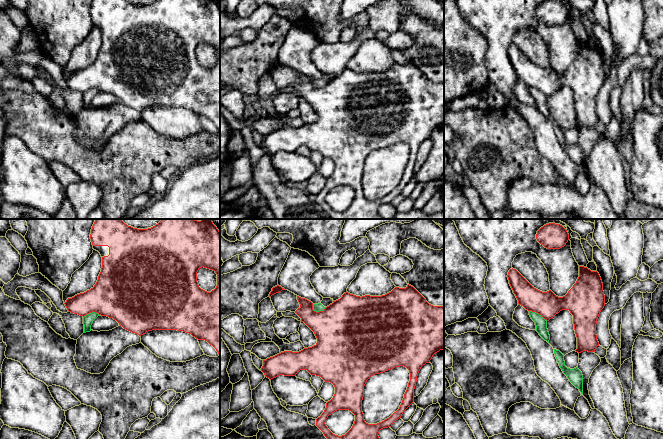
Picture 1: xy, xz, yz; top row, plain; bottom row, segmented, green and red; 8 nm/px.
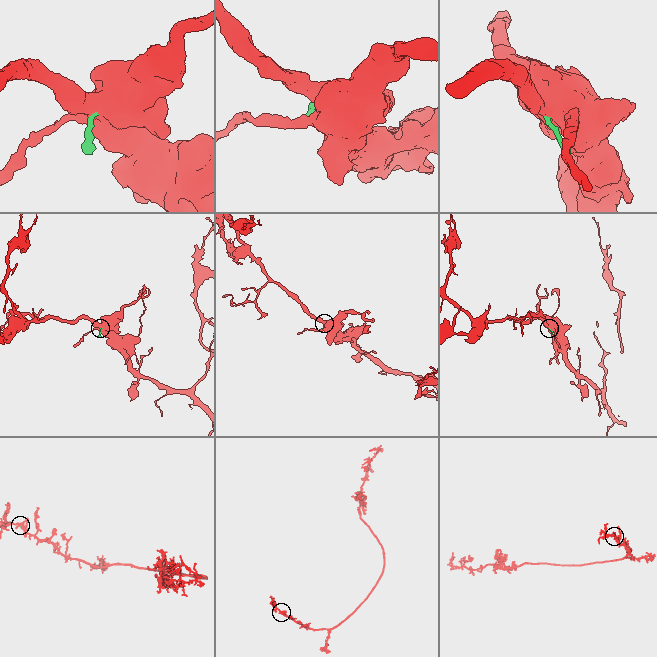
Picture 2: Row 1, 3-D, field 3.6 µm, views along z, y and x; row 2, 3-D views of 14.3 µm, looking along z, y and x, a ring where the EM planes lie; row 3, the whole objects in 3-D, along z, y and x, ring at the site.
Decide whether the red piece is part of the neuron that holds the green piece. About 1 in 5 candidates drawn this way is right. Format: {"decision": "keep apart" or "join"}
{"decision": "keep apart"}

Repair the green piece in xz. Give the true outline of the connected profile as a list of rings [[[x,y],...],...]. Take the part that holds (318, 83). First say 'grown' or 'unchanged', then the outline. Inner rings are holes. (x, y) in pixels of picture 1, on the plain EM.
grown; [[[323,74],[323,76],[318,80],[313,80],[313,86],[316,88],[323,87],[327,82],[333,79],[331,74]]]

